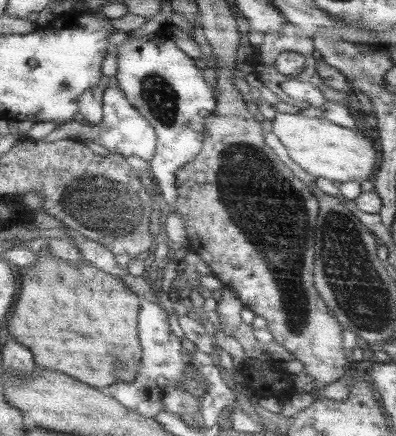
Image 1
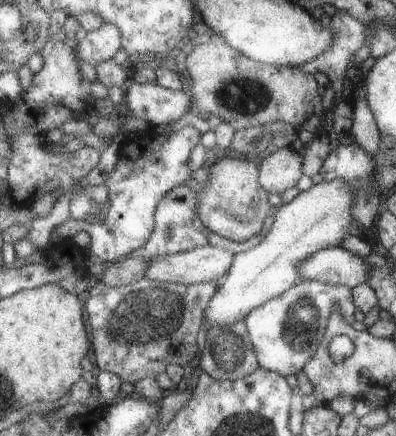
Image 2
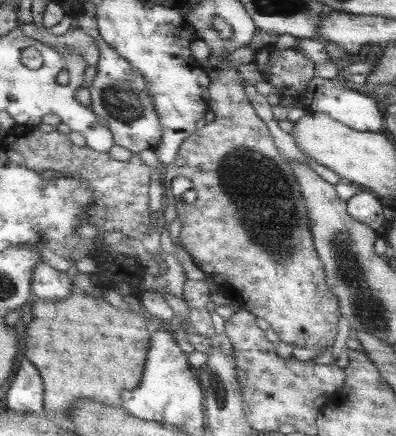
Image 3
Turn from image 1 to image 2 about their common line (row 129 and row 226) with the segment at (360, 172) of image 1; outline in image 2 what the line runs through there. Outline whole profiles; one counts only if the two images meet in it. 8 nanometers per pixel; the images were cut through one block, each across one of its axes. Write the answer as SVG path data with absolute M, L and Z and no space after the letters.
M331 180L331 182L319 182L315 186L311 186L309 190L303 190L299 192L289 204L277 208L273 212L273 226L271 230L267 232L267 236L255 244L251 250L247 252L239 252L233 256L233 262L229 266L229 270L225 272L225 276L221 278L221 286L219 286L219 292L215 296L215 300L211 302L211 306L207 308L207 320L209 320L209 328L211 326L231 326L233 322L239 322L239 320L245 320L247 314L259 306L263 306L265 302L277 298L279 294L285 294L289 288L293 288L297 284L297 264L315 254L317 250L325 250L325 248L335 248L339 246L339 242L349 236L347 232L347 226L353 222L351 220L351 214L349 214L349 208L351 208L351 190L347 188L345 182L341 180Z

